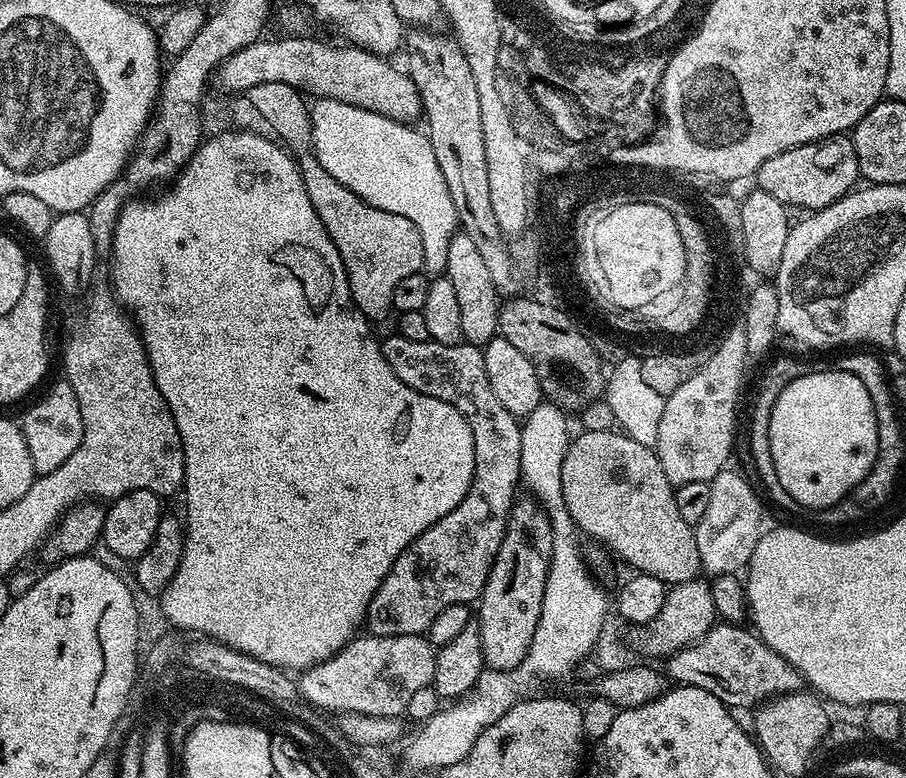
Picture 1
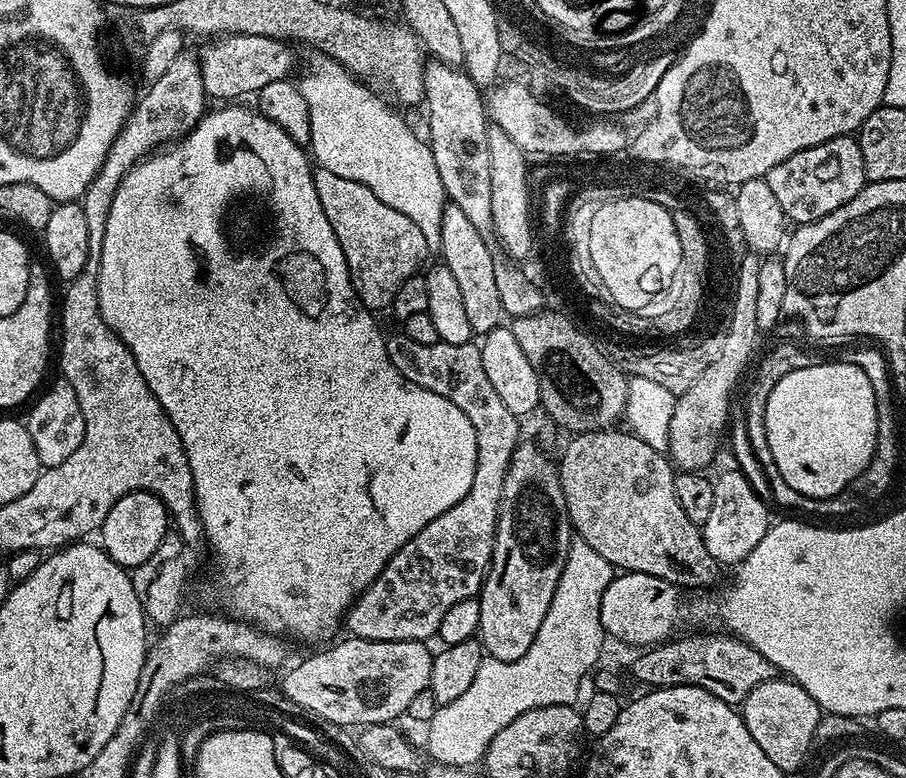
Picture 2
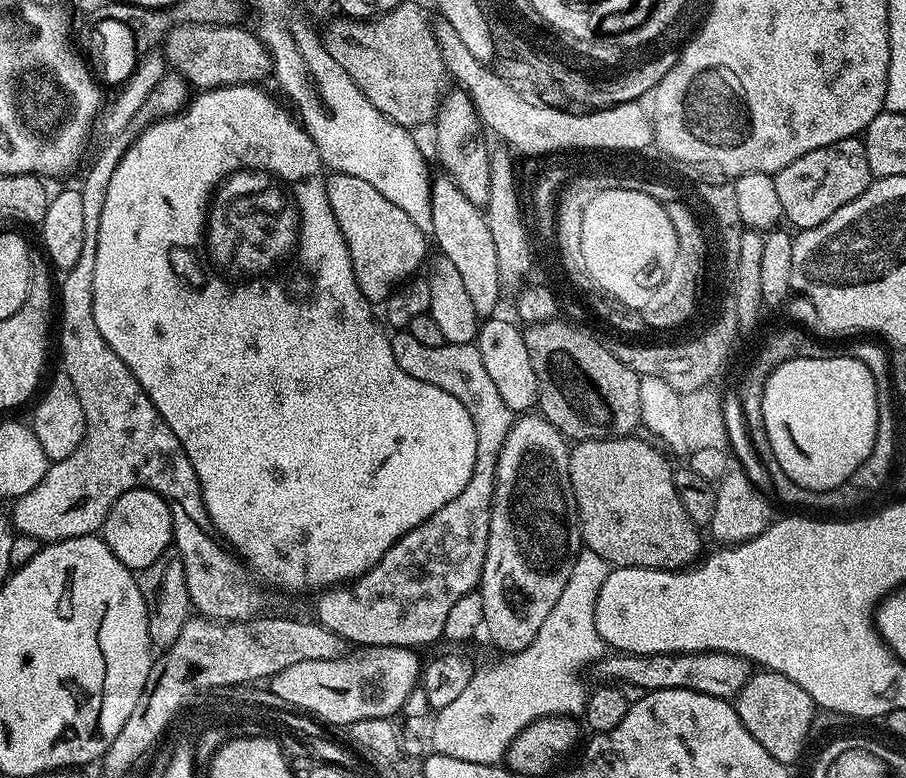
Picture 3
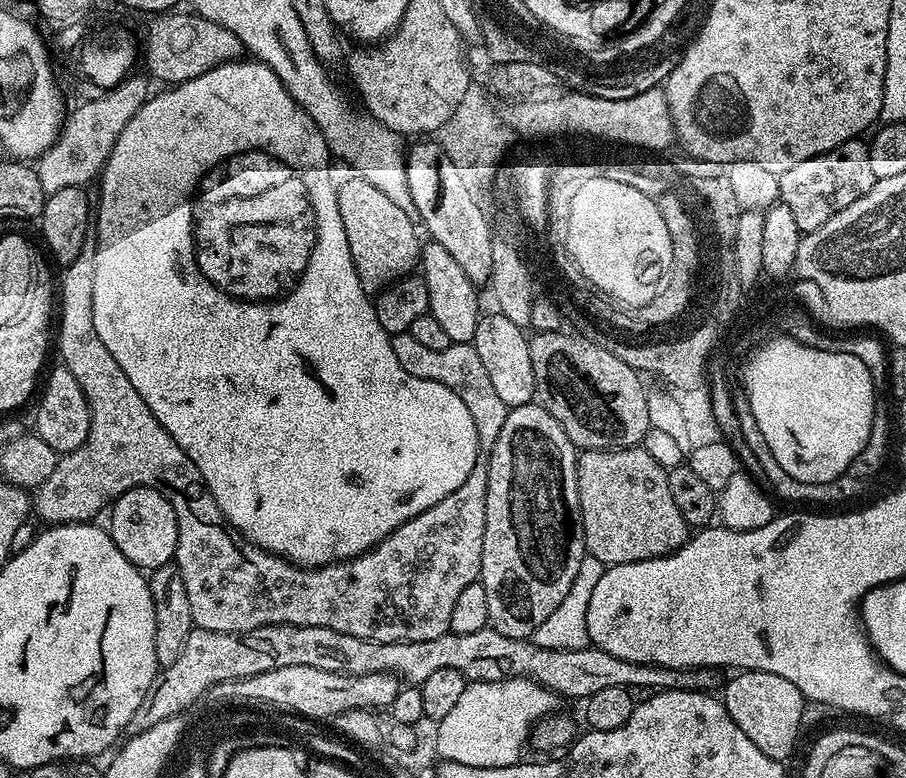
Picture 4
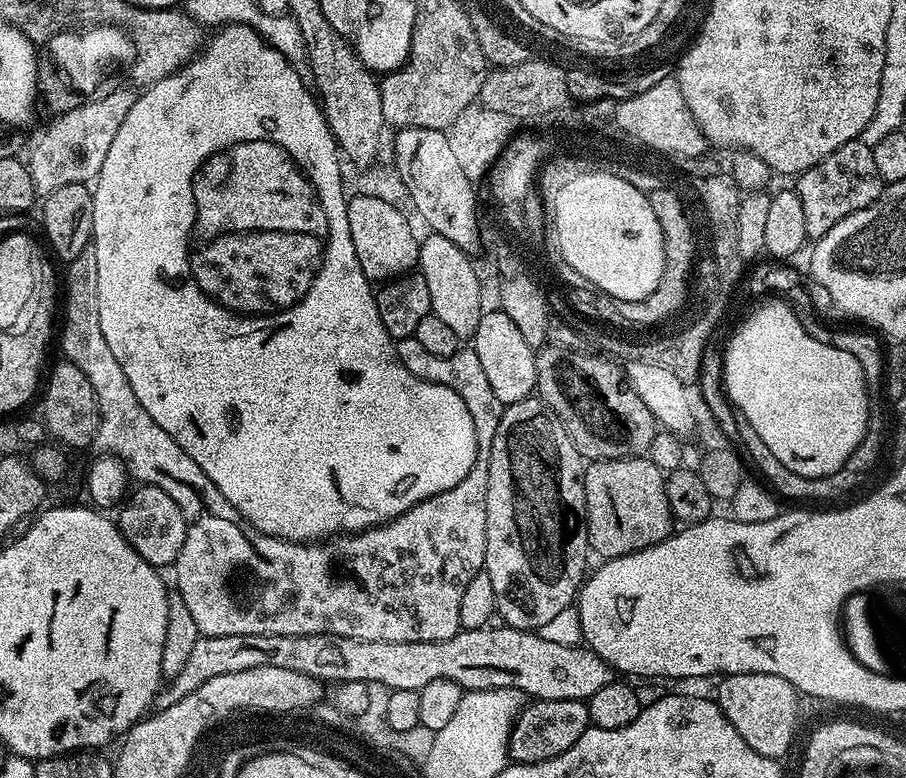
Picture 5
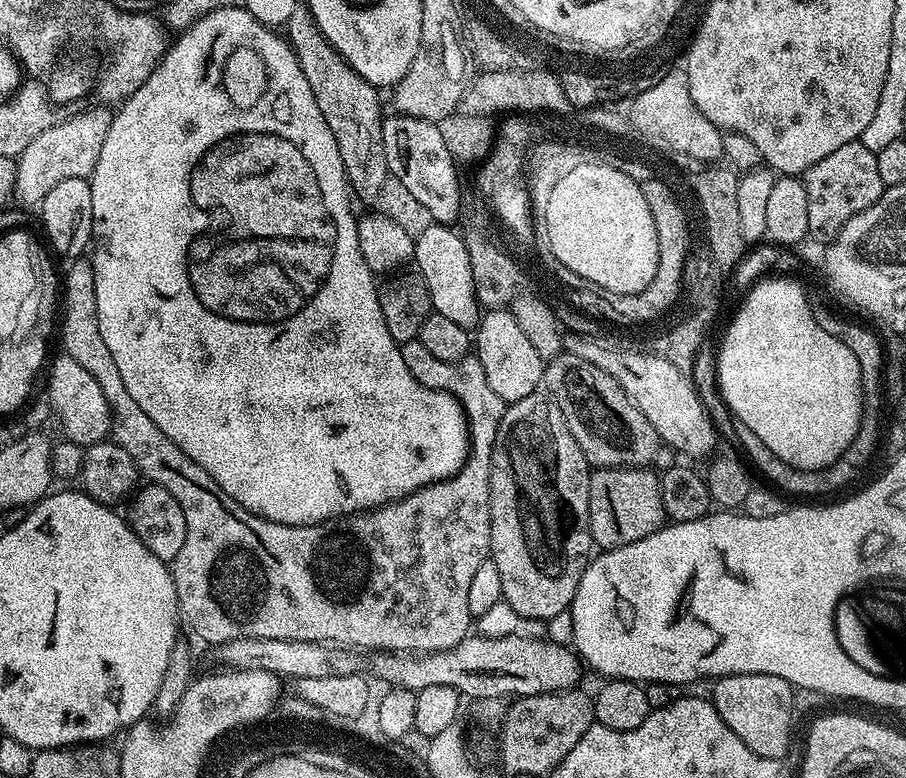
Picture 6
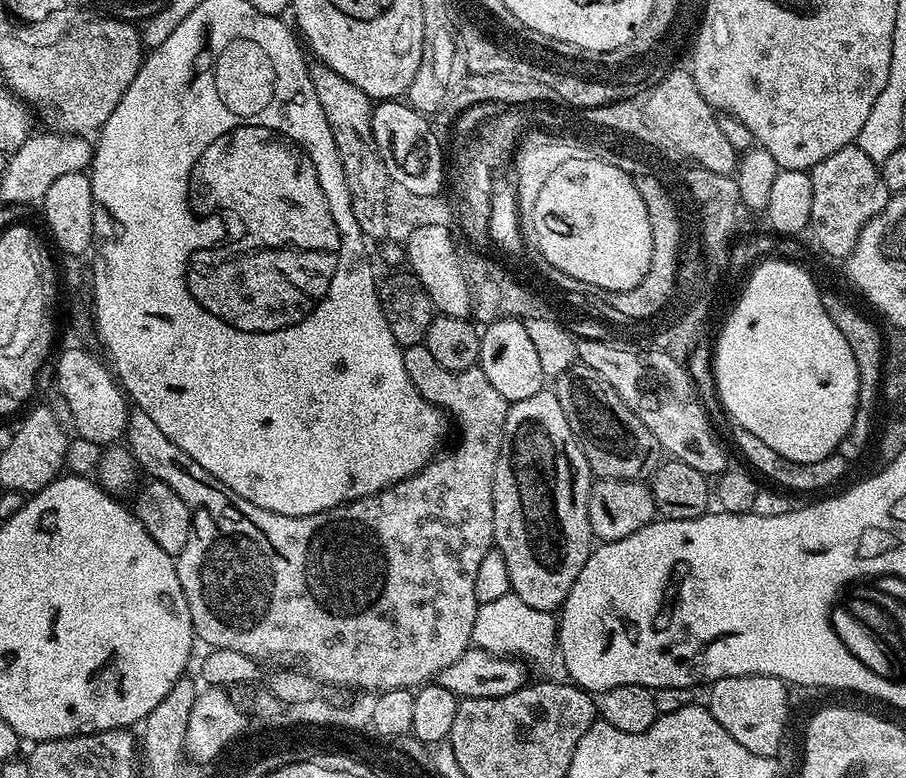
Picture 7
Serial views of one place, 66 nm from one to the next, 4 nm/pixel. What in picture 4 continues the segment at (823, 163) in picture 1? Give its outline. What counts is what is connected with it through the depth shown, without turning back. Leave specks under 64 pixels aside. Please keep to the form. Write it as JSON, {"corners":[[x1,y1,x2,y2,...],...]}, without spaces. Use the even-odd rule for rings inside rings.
{"corners":[[860,138,842,142,842,146,826,154,806,158,806,162,798,162,798,166,790,166,790,170,786,170,779,179,779,203,790,206,801,234,826,226,838,210,846,210,850,202,858,202,858,198,865,196,877,181,870,167,870,150]]}

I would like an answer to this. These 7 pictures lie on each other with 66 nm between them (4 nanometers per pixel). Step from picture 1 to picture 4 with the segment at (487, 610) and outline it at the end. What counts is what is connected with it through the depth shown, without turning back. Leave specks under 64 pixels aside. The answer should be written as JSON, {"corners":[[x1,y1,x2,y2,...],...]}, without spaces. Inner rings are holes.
{"corners":[[539,402,523,404,517,408,508,409,506,422,502,422,502,430,498,430,498,438,494,442,492,451,488,453,488,485,486,486,486,534,482,534,482,566,480,567,479,583,486,590,486,602,490,605,488,622,498,634,506,634,506,638,526,640,532,638,535,632,553,614,558,604,566,598,574,578,578,575,578,568,586,555,584,550,584,531,582,530,582,514,580,513,580,495,576,481,576,462,578,449,570,442,566,430,554,418,554,414,547,412]]}

